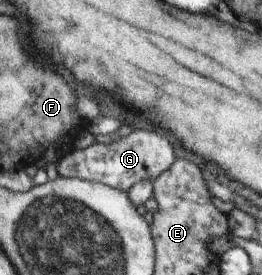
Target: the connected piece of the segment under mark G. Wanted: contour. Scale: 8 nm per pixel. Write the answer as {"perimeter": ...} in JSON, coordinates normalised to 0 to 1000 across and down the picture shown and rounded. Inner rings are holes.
{"perimeter":[[[504,469],[477,498],[454,498],[420,524],[355,520],[321,542],[282,542],[260,560],[240,564],[206,589],[210,618],[225,644],[317,651],[393,665],[427,687],[481,695],[538,658],[592,658],[622,625],[649,611],[668,582],[672,531],[653,531],[645,509],[626,491],[607,495],[569,473]]]}

